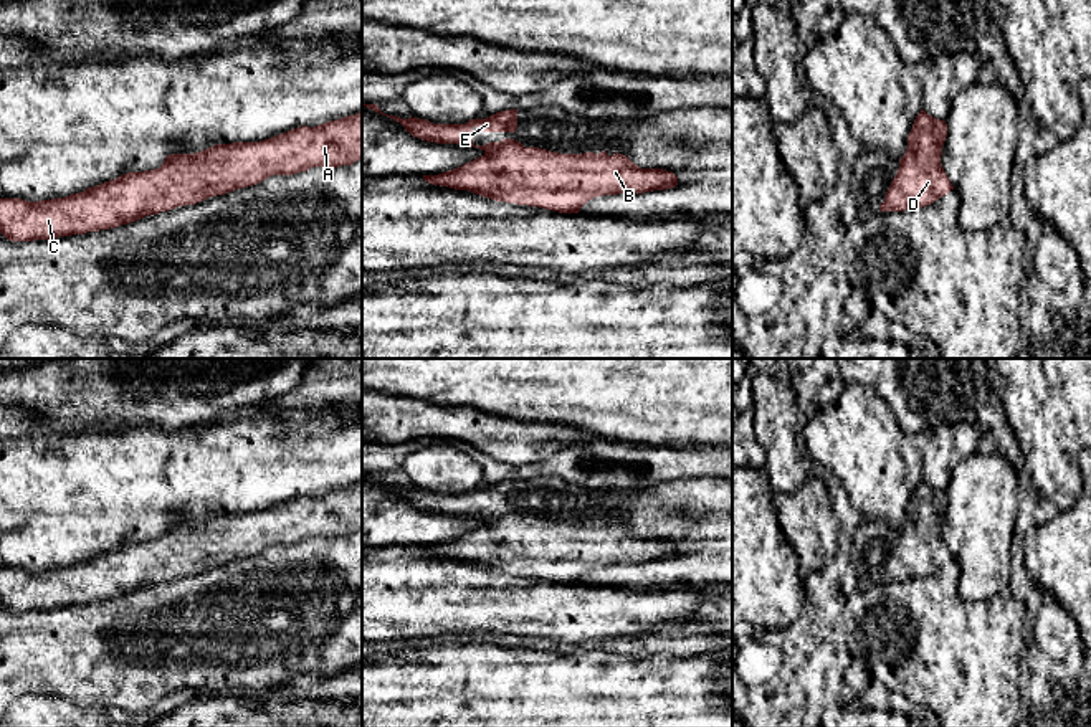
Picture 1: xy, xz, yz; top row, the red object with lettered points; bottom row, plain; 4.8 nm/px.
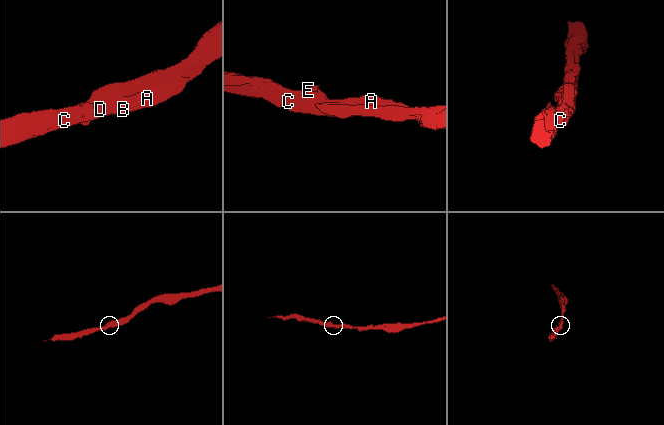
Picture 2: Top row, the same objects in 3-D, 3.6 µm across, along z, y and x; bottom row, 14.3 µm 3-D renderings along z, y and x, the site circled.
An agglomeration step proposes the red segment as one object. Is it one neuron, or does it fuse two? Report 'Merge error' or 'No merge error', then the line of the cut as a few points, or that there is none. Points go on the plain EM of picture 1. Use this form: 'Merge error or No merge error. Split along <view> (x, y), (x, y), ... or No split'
No merge error. No split

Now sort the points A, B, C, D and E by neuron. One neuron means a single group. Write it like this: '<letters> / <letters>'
A B C D E

